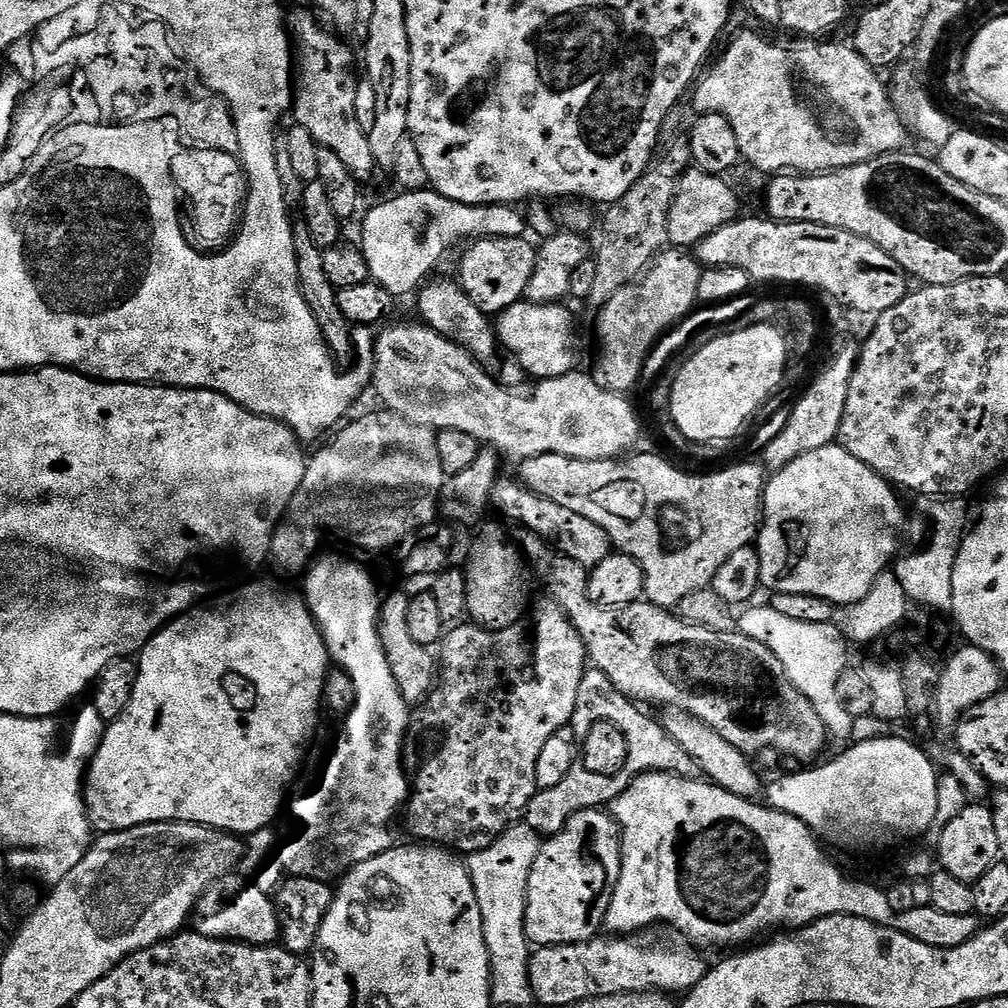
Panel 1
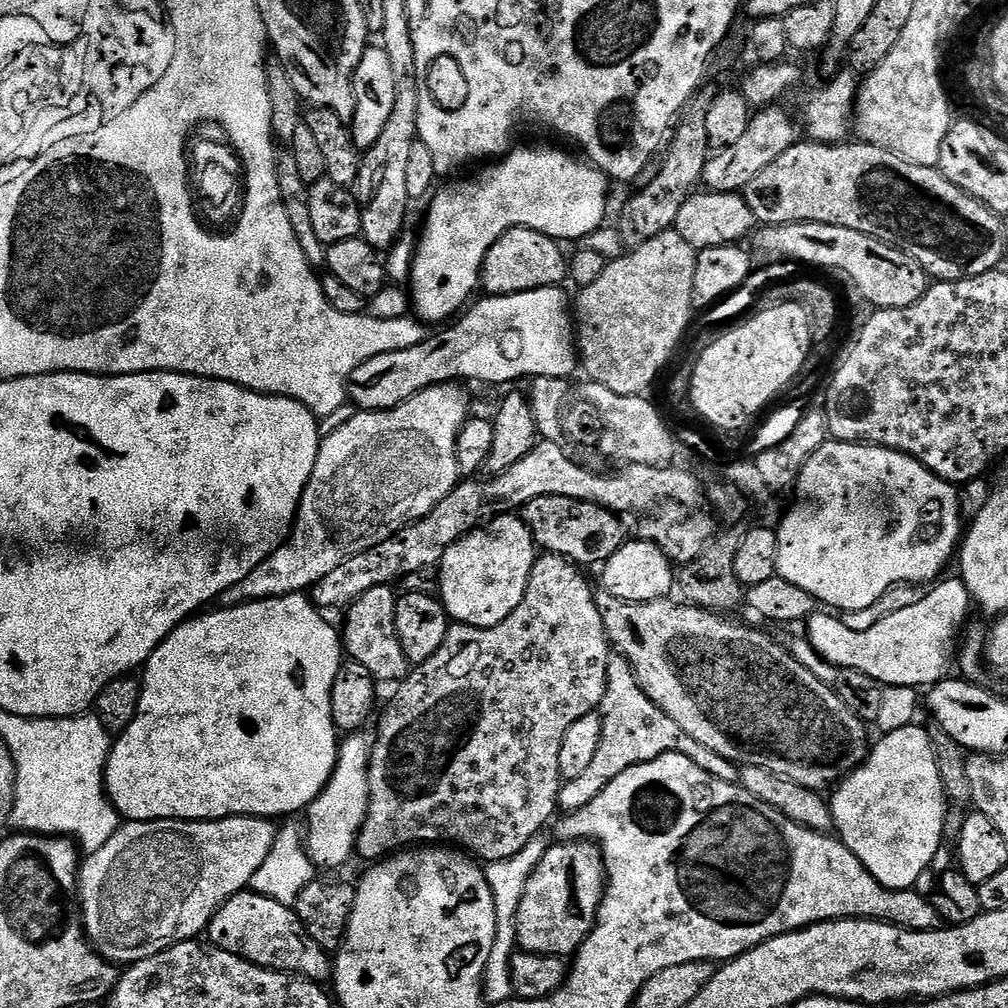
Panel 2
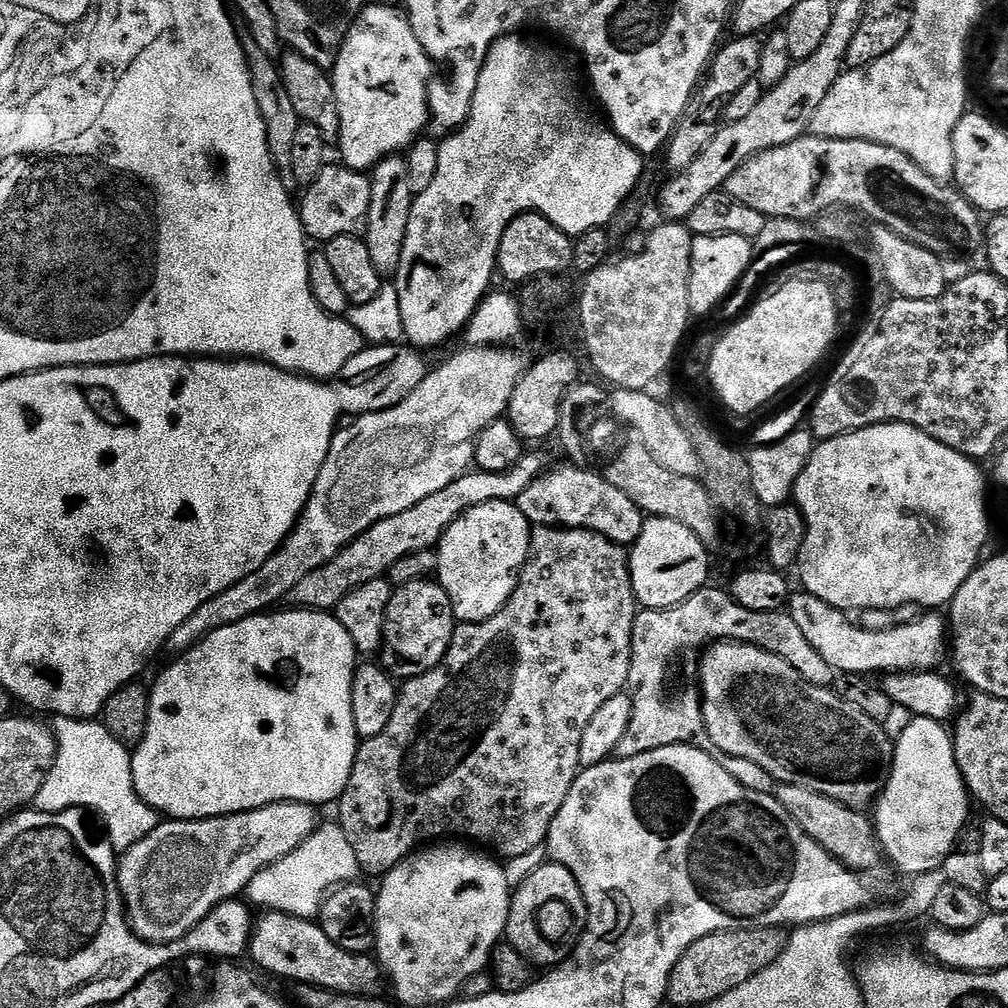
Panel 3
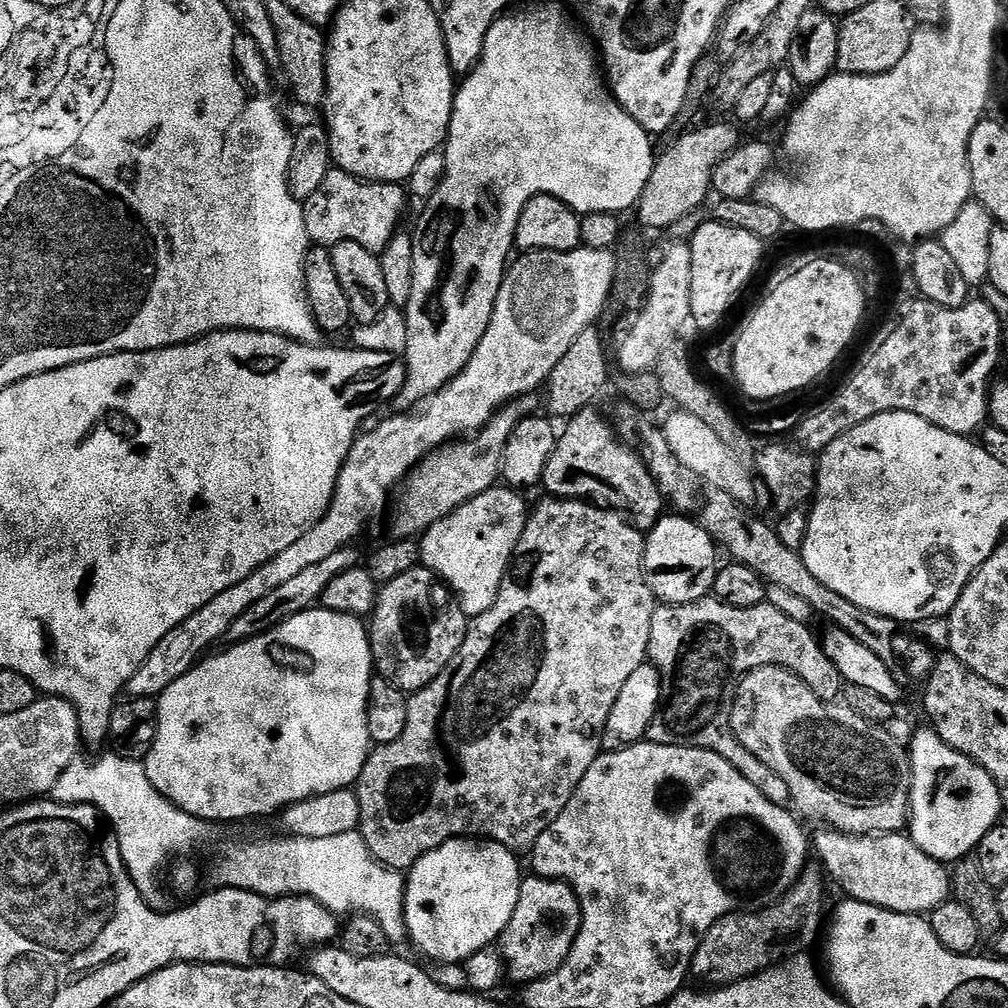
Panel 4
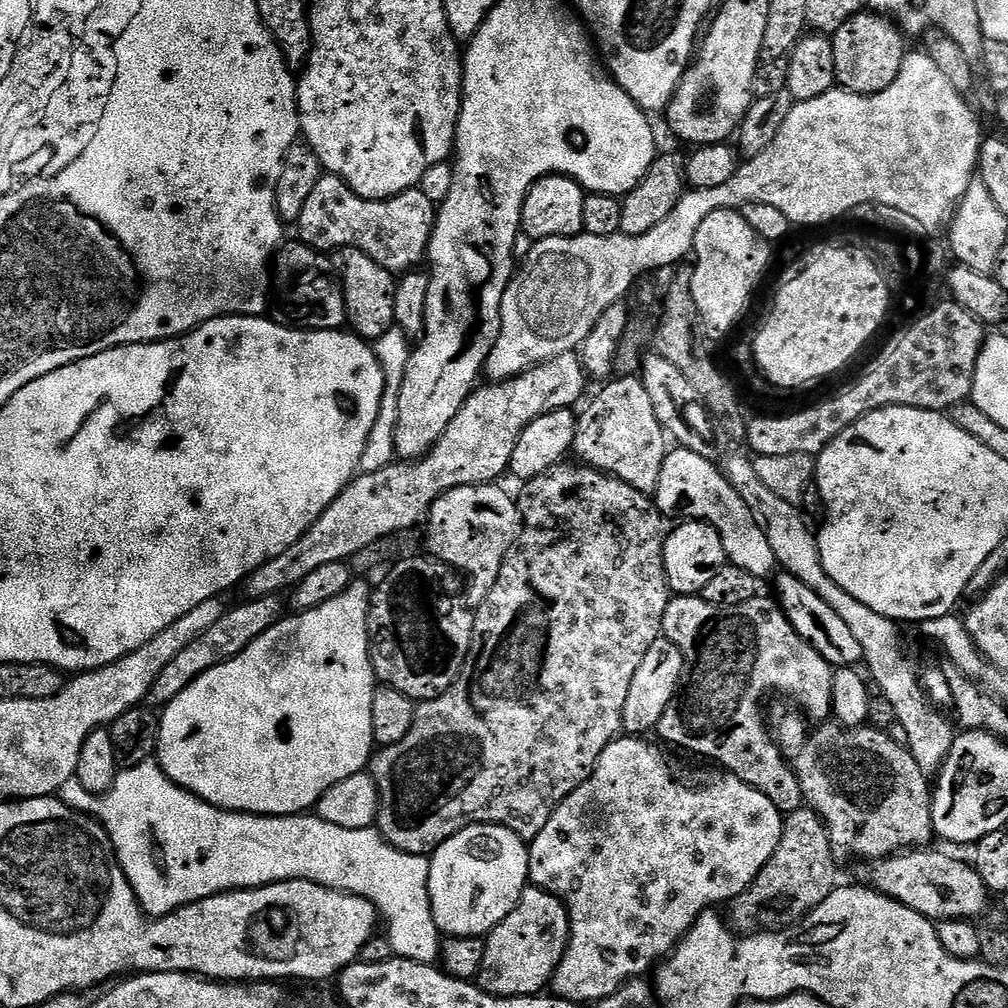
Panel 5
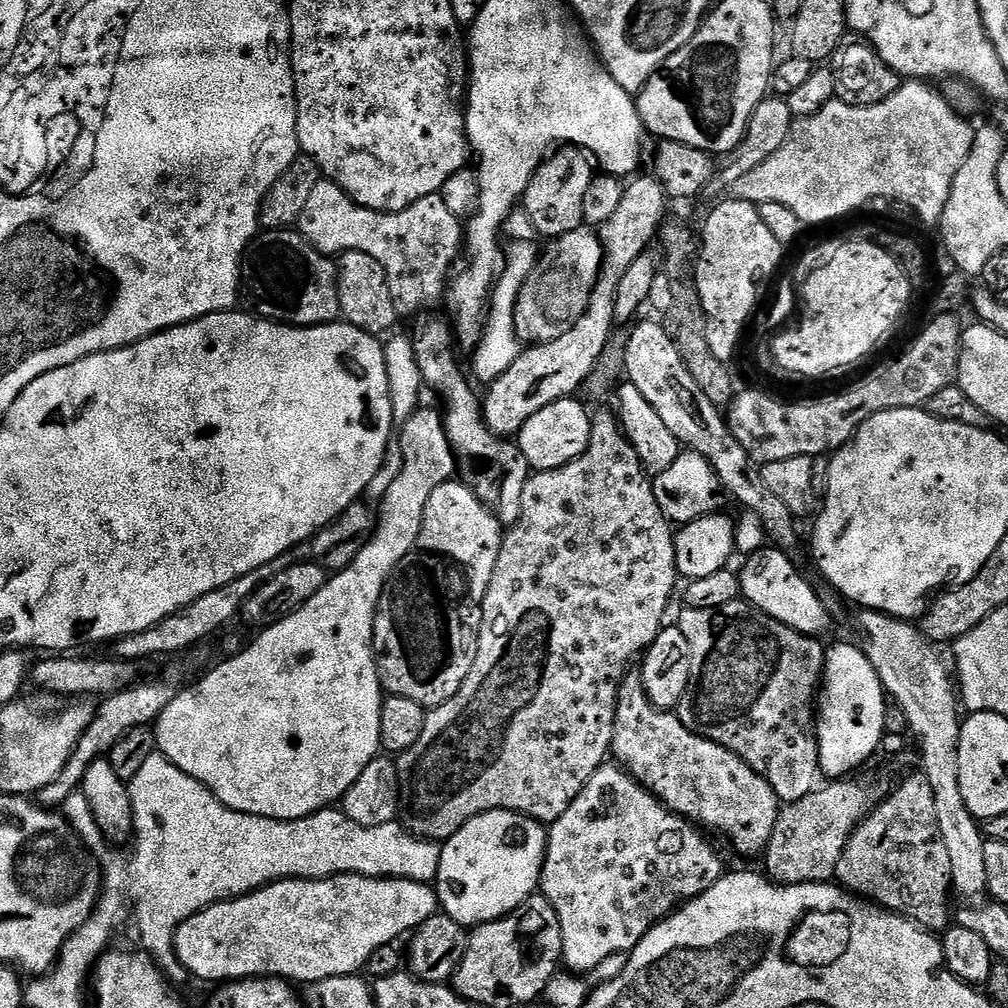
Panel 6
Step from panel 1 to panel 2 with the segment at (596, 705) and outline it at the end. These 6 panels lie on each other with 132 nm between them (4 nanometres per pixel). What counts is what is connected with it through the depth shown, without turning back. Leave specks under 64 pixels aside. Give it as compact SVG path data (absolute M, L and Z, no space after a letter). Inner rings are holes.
M620 654L613 655L608 661L608 689L604 695L602 715L604 730L598 754L594 754L590 767L580 777L567 781L561 787L558 801L561 813L582 810L582 806L594 802L594 798L598 798L598 794L602 794L602 790L606 790L606 786L610 786L618 774L622 774L622 770L650 762L667 752L680 752L722 782L734 784L739 781L741 769L733 761L722 758L722 754L714 754L702 746L702 742L696 742L690 734L686 734L686 730L682 730L682 726L674 722L674 718L670 718L670 714L662 711L644 692L631 664Z

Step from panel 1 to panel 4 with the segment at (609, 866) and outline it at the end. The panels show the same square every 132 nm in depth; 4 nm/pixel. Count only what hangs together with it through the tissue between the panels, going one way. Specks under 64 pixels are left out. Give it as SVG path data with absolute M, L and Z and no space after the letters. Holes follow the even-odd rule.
M535 874L529 877L529 880L527 877L521 883L518 906L498 941L498 951L504 961L507 979L512 979L517 986L532 984L560 969L562 962L566 962L580 929L580 900L572 887L563 880L547 880Z

